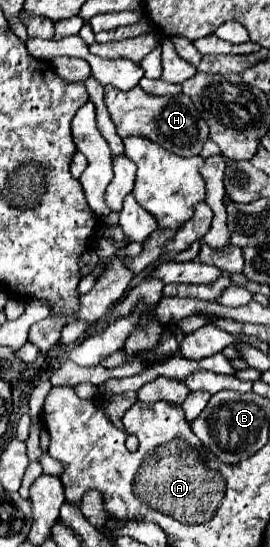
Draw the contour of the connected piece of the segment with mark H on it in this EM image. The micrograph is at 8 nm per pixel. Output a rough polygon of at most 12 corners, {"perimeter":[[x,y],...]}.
{"perimeter":[[106,86],[120,138],[198,156],[208,126],[186,94]]}

